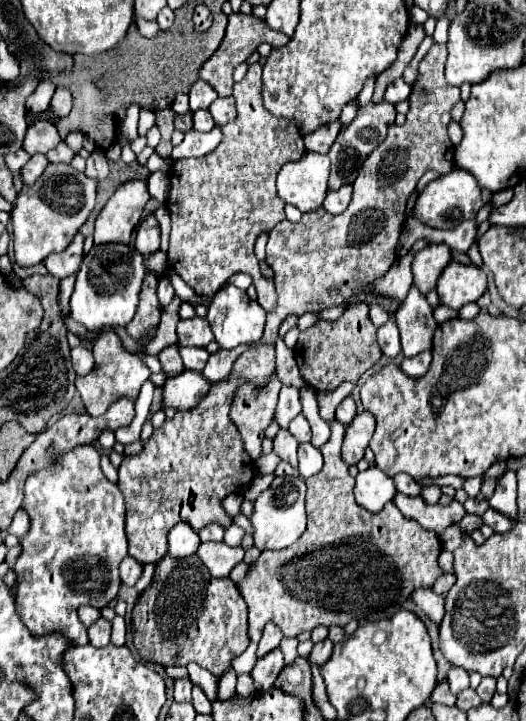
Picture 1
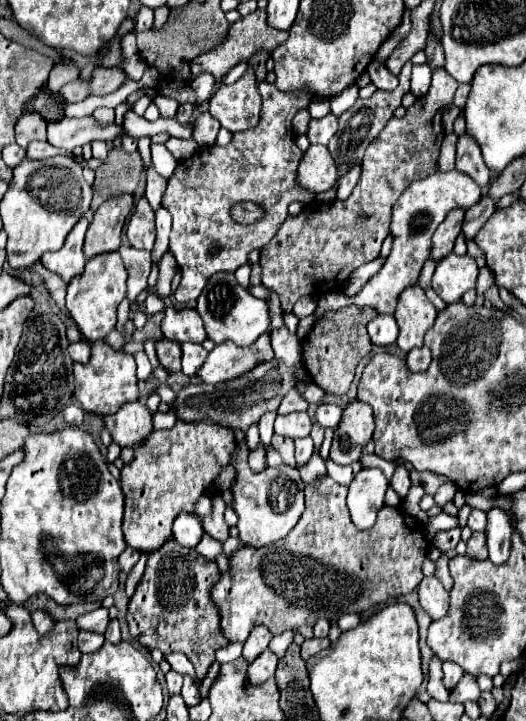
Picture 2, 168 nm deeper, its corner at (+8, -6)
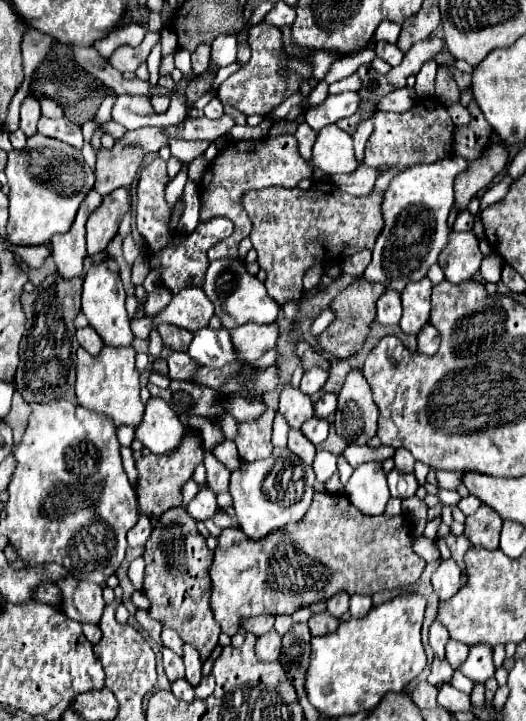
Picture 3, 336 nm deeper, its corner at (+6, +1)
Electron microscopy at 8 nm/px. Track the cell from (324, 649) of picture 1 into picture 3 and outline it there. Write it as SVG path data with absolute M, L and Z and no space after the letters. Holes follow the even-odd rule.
M322 611L322 613L314 613L308 625L310 625L312 635L326 635L326 633L332 633L340 625L340 619L330 615L328 611Z

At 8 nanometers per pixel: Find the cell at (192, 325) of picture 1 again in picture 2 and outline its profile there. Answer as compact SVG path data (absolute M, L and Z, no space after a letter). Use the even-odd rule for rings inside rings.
M170 304L164 312L162 334L168 340L174 340L178 344L184 344L184 342L202 344L206 340L206 330L204 330L202 318L198 316L198 310L192 306Z

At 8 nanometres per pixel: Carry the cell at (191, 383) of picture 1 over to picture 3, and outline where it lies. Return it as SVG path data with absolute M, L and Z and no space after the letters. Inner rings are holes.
M248 323L232 329L232 339L236 345L236 351L240 355L240 361L250 365L254 363L262 353L272 349L278 341L278 325L258 325L258 323Z

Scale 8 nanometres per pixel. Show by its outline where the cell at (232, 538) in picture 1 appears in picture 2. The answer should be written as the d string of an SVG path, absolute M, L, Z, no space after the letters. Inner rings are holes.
M218 494L218 496L214 498L212 514L202 520L204 532L210 534L214 540L218 540L218 542L222 542L222 544L230 538L230 534L228 534L228 524L224 522L224 508L226 508L226 504L224 504L222 496Z

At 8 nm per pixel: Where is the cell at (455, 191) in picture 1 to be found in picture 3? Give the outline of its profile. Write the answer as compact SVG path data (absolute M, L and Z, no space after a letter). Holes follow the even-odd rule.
M452 155L428 165L412 165L390 181L382 197L384 229L372 249L374 259L364 271L368 281L404 291L410 281L426 277L426 271L438 261L442 247L448 243L448 215L454 203L454 179L464 169L466 159Z

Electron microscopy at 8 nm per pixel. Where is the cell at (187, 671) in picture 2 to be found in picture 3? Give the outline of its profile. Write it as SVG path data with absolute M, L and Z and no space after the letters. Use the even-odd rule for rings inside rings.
M164 627L162 633L160 633L160 641L162 641L164 647L170 647L174 653L182 655L182 645L184 645L184 641L180 639L180 635L178 635L174 629Z

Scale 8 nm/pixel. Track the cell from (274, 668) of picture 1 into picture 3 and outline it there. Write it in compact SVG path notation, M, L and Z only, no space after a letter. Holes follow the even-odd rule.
M268 631L264 633L264 637L258 637L256 643L256 655L260 661L276 661L280 657L282 651L282 637L278 635L278 631Z

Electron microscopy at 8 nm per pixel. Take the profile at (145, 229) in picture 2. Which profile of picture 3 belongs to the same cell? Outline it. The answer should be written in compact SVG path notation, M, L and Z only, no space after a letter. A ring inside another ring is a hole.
M154 159L150 165L140 169L140 179L138 179L138 201L136 201L136 229L144 237L152 259L150 267L160 269L160 281L170 293L178 293L184 287L202 287L204 285L204 273L206 267L210 265L206 251L216 245L222 239L228 239L232 235L232 221L222 219L222 217L212 217L208 223L198 221L198 227L188 233L172 233L168 229L172 209L166 203L166 183L168 183L168 171L166 171L166 161L164 159Z

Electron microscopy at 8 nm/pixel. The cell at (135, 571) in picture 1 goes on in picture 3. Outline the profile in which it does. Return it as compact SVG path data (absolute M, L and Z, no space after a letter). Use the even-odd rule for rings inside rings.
M142 513L138 523L128 531L128 545L130 547L144 545L146 539L150 537L150 533L152 533L152 519L146 513Z

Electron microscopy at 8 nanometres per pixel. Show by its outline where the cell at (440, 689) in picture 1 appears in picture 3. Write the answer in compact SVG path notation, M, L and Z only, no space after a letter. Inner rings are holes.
M434 619L430 625L430 645L432 645L436 657L440 657L440 659L444 657L444 645L448 639L450 639L448 629L444 629L444 625L440 625L440 621Z

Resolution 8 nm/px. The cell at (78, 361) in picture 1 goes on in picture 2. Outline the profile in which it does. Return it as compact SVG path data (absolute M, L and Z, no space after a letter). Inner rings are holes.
M80 340L80 342L74 342L68 346L68 354L74 362L86 362L90 358L90 344L86 340Z

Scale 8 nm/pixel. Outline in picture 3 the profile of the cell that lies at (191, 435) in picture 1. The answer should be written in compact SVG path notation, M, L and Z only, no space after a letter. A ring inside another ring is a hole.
M186 433L184 441L182 441L180 449L176 449L176 453L172 451L168 455L148 455L148 457L142 457L140 461L136 461L138 471L140 471L140 483L136 487L140 513L146 513L154 519L160 513L164 513L166 509L182 505L180 489L192 477L196 465L202 463L202 443L200 441L202 441L202 437L196 437L196 433Z

